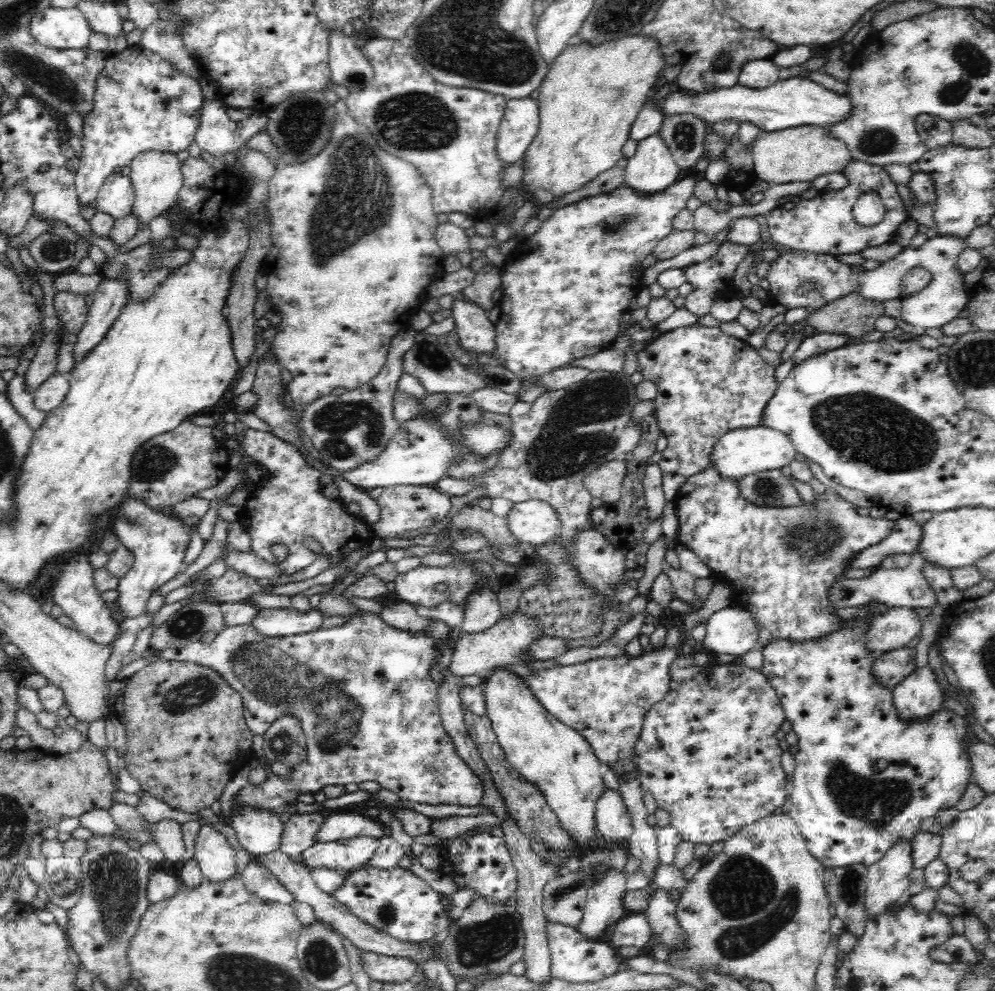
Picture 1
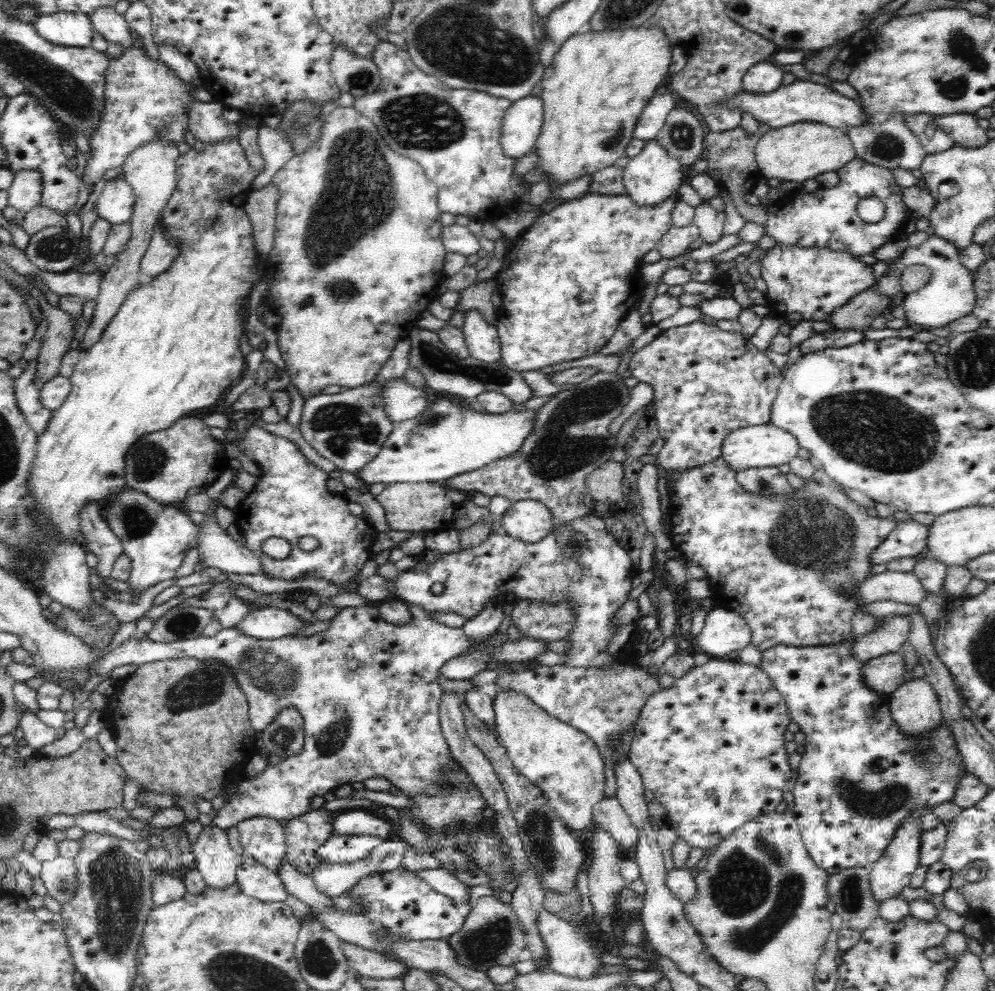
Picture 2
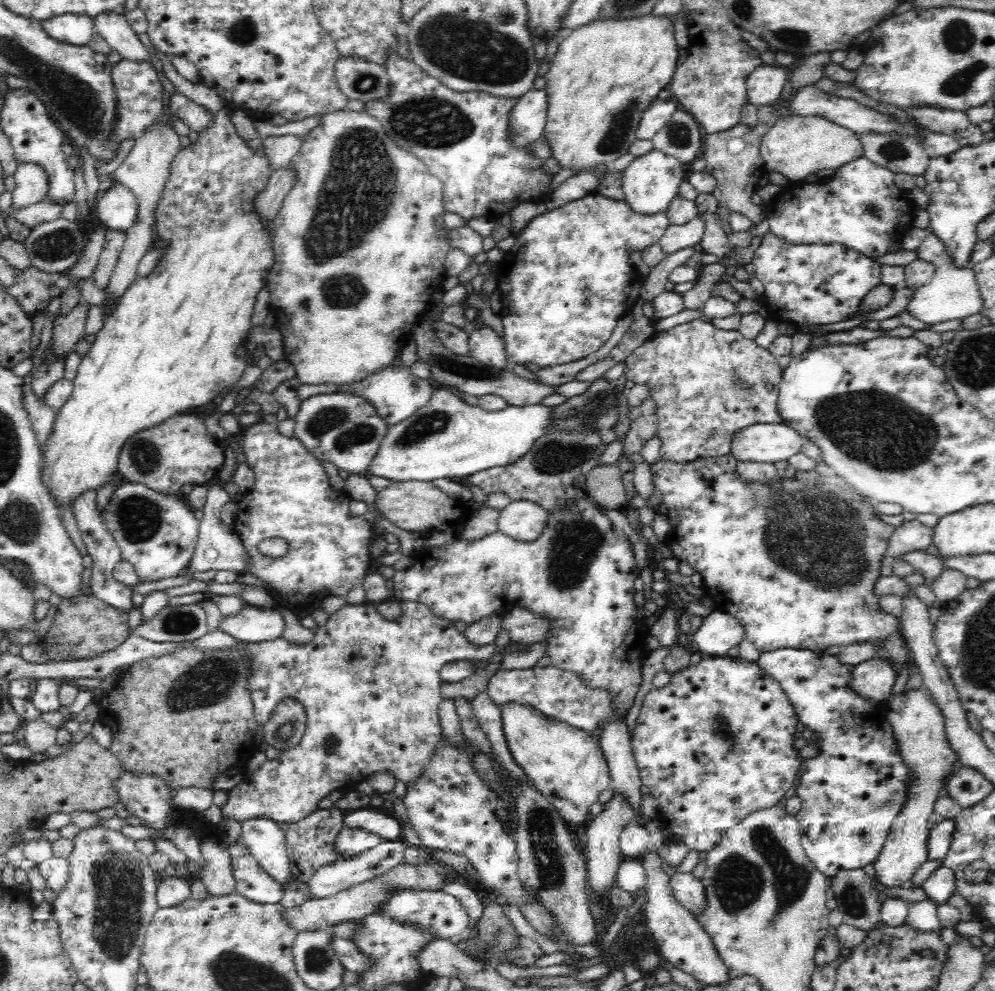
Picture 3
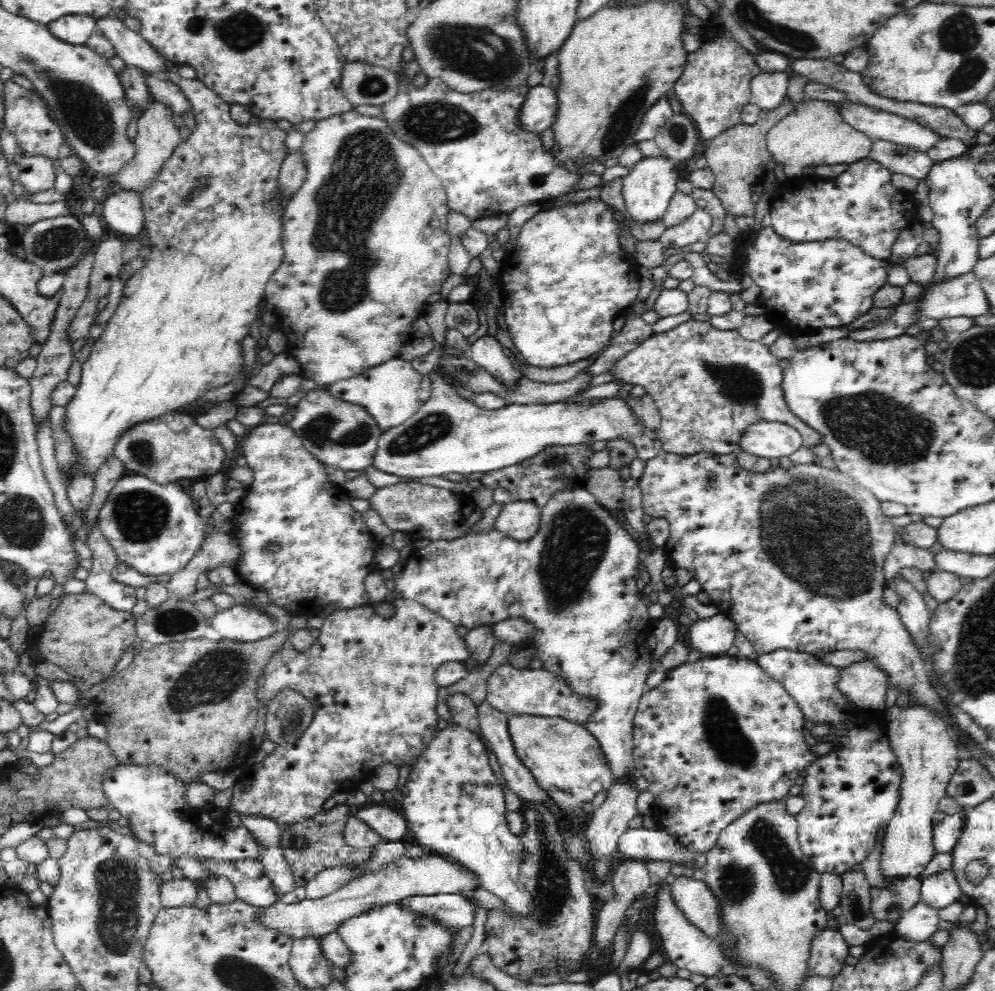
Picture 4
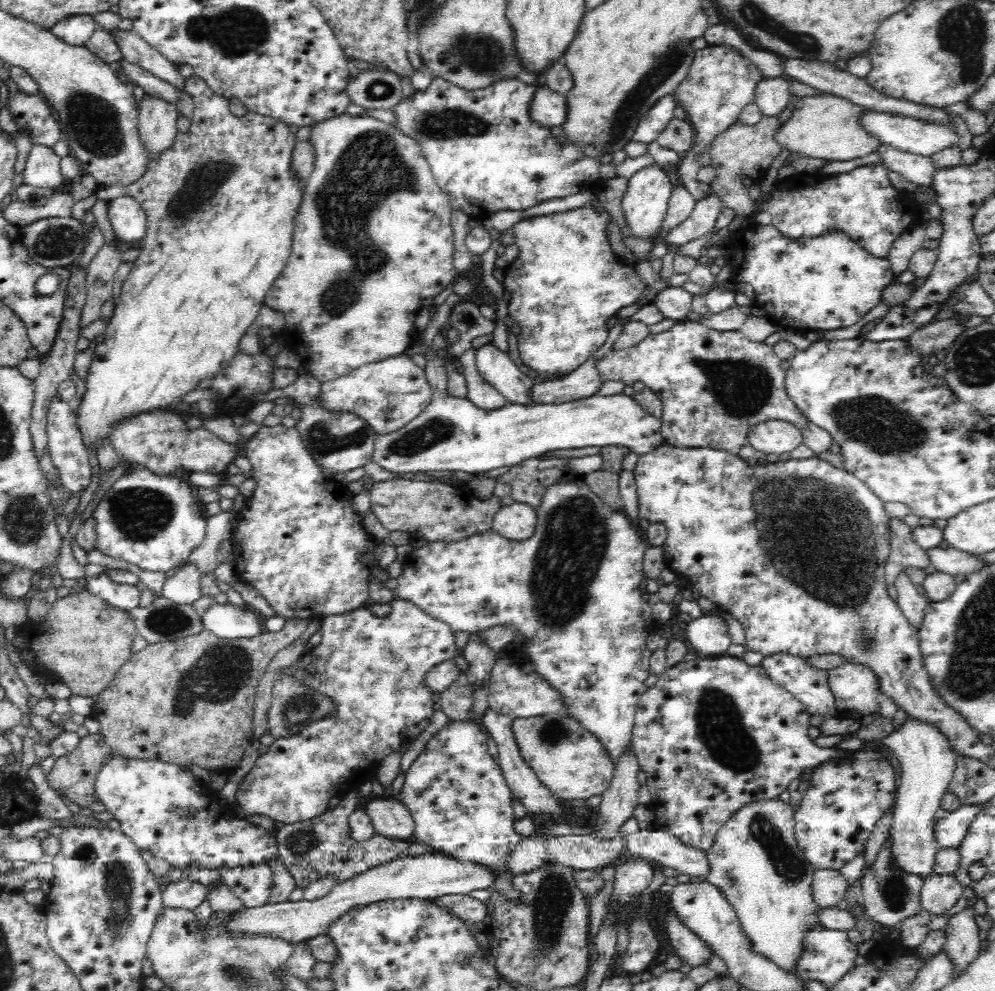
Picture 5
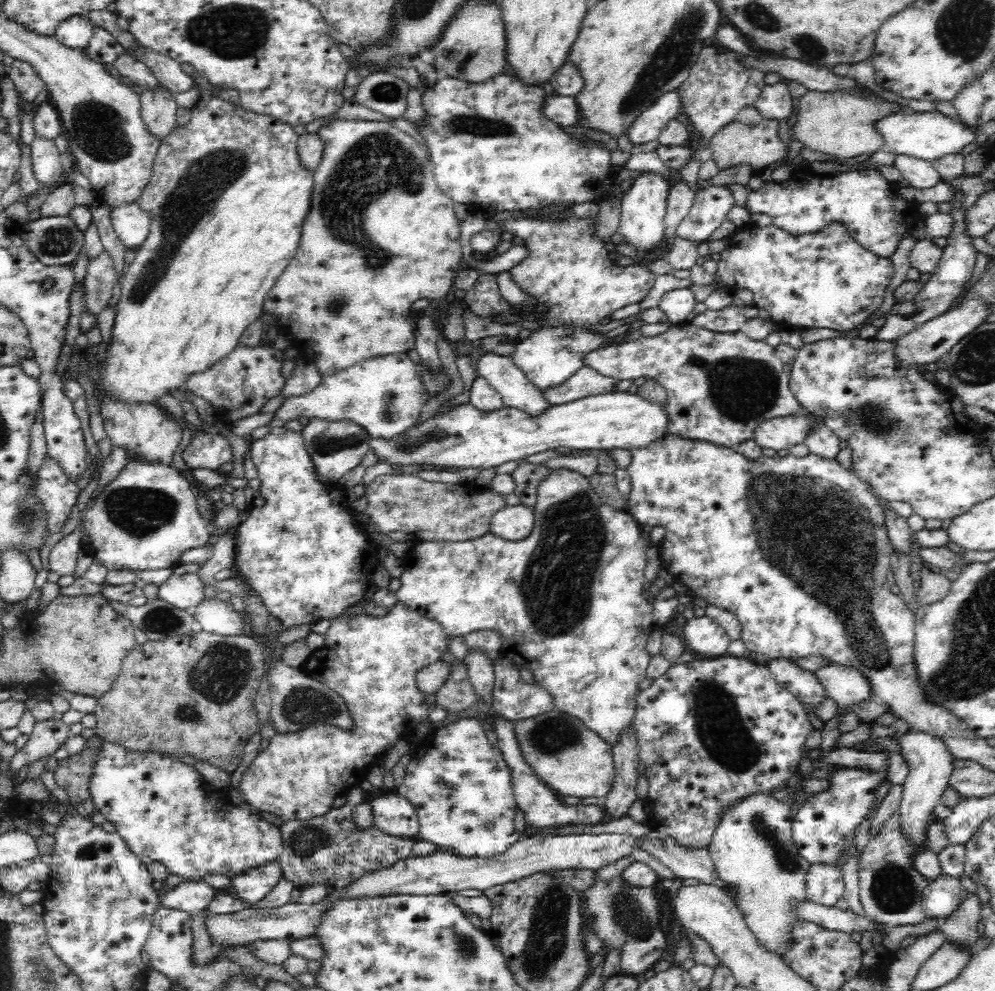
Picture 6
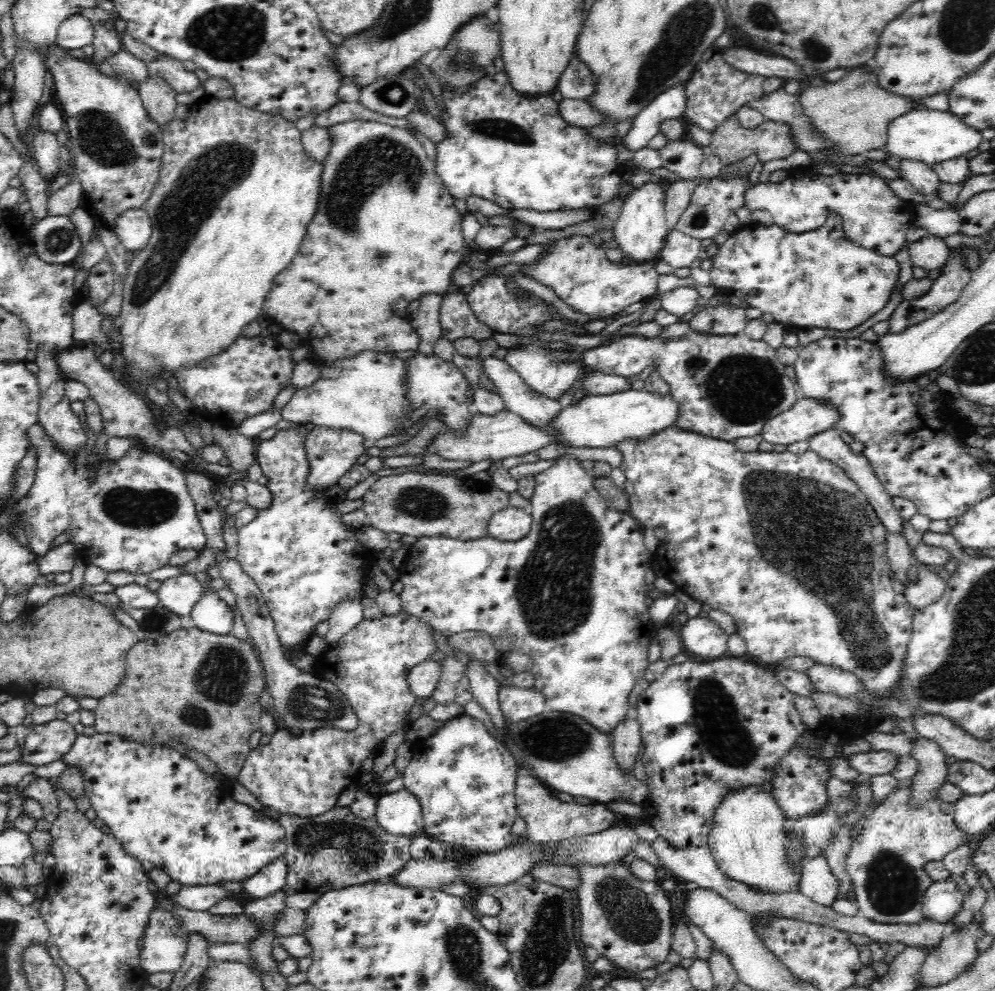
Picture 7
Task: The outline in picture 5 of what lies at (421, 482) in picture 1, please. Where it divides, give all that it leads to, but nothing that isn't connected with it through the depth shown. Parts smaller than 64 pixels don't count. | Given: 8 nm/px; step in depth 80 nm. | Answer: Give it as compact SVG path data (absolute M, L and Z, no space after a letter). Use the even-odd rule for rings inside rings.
M434 350L426 351L425 375L431 386L430 402L422 412L407 422L402 428L380 434L375 440L373 462L384 470L394 473L442 472L448 470L462 477L471 478L478 472L488 472L502 466L514 467L523 460L540 457L544 452L564 450L564 448L586 448L586 446L625 446L638 456L652 452L664 443L660 434L661 419L648 415L632 397L617 394L614 396L594 396L563 402L562 404L514 404L502 408L482 410L467 397L455 397L447 391L445 360L434 355Z

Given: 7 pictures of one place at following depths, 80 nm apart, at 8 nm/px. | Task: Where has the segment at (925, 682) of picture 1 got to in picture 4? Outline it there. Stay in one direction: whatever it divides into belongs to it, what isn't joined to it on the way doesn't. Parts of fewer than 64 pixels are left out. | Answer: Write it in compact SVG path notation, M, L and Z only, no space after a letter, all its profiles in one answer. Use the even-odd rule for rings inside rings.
M909 702L906 706L899 706L894 703L884 709L883 715L886 718L884 723L887 725L890 746L903 770L900 804L898 804L896 814L888 823L880 853L880 872L884 880L891 881L918 876L928 861L932 860L934 856L932 816L937 812L942 796L947 794L948 783L953 772L958 768L960 758L958 758L956 740L952 736L952 731L948 730L944 717L935 710L927 708L925 704Z

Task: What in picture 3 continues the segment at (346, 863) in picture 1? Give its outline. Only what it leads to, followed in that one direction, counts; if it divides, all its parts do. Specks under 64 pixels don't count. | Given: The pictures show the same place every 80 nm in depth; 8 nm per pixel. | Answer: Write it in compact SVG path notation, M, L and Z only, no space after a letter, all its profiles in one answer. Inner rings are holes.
M342 827L336 834L332 849L340 855L340 860L357 857L365 850L374 848L381 838L362 829L348 829Z

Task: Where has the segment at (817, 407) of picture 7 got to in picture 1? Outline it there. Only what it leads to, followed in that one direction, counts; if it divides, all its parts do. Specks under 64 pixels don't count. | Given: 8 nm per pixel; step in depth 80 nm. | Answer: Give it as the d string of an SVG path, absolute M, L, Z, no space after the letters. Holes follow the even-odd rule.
M752 426L737 428L722 434L718 442L712 446L708 456L708 464L722 479L734 479L739 482L742 477L764 472L778 470L789 465L794 458L795 450L792 441L782 434L766 426Z

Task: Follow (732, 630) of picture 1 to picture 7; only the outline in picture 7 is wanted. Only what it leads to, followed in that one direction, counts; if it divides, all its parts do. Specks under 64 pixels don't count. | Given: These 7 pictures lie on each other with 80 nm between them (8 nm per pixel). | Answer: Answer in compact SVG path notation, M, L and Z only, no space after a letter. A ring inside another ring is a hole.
M709 616L689 618L683 624L680 635L685 652L693 659L712 661L728 655L726 643L729 636L720 628L720 625L714 622Z

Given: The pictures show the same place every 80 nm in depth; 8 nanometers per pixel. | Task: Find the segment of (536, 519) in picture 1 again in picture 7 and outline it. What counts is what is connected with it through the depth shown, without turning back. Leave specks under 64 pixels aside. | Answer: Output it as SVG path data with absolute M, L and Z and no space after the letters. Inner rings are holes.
M512 505L495 512L489 520L487 534L501 542L514 542L528 536L532 528L529 508Z

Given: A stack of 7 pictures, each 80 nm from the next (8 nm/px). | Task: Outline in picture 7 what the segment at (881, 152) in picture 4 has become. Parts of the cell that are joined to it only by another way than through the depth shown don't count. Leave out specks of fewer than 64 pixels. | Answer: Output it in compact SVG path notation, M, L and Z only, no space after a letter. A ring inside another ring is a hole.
M902 158L899 170L901 178L909 182L920 194L937 198L938 187L941 184L936 171L929 165L919 160Z

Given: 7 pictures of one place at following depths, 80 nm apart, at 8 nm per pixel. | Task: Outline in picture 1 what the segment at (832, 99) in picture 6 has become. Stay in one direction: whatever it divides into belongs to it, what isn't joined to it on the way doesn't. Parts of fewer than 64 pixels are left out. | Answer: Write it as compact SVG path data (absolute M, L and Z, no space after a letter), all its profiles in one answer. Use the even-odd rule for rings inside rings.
M802 126L762 133L750 147L756 178L769 185L794 184L794 182L812 184L813 180L822 174L843 172L852 161L848 147L842 141L827 136L825 128L822 127Z

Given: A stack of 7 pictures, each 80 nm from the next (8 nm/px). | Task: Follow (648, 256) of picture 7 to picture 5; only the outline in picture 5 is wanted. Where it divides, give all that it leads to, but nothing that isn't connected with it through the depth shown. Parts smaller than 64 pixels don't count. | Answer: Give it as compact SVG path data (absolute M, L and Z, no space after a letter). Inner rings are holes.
M652 162L650 166L632 174L627 183L627 190L622 200L622 206L629 224L631 234L638 238L653 238L661 229L666 216L667 205L674 190L671 175L675 167Z

